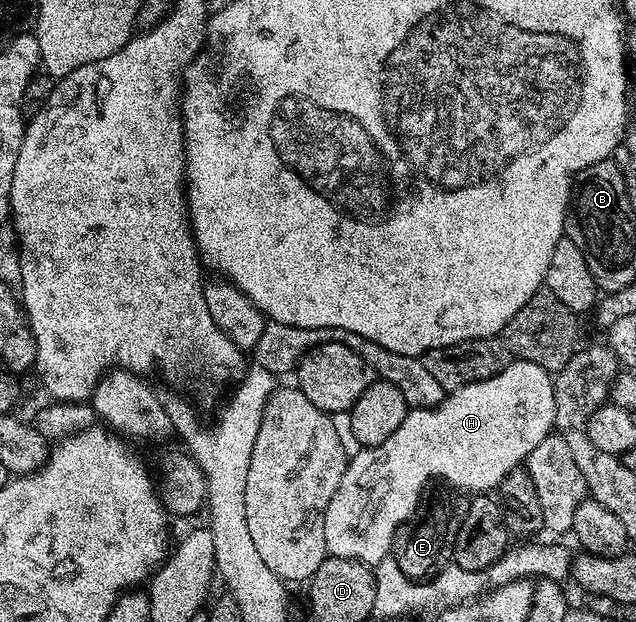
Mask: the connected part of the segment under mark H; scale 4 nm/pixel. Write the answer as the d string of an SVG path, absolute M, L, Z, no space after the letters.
M513 359L498 374L494 374L485 380L476 380L473 384L463 384L461 388L451 389L444 399L435 408L409 408L406 418L402 418L402 424L386 442L382 442L373 448L360 448L357 456L353 455L346 466L346 474L342 474L342 482L338 482L338 490L334 490L334 498L330 498L330 506L326 506L324 511L324 533L326 534L326 546L328 556L338 558L350 558L360 560L362 563L375 566L381 564L383 560L389 559L392 543L396 537L396 532L406 521L414 515L416 508L420 504L420 495L424 492L424 487L431 480L445 480L445 485L451 486L456 490L463 490L468 494L488 494L493 490L499 489L502 478L510 474L516 468L521 467L527 461L528 456L542 442L542 438L553 435L554 432L554 376L547 372L542 366L534 366L534 362Z

